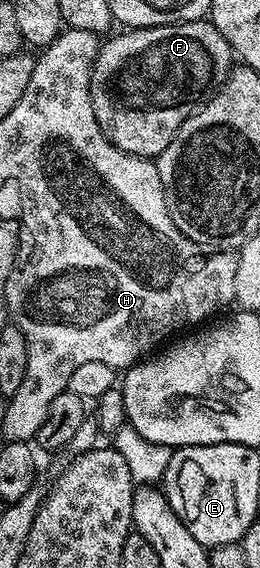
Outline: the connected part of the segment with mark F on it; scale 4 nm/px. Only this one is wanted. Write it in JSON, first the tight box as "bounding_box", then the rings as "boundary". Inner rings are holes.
{"bounding_box":[92,18,234,160],"boundary":[[[207,18],[121,32],[101,46],[92,66],[94,117],[119,151],[155,160],[174,141],[178,128],[210,102],[227,81],[234,52]]]}

